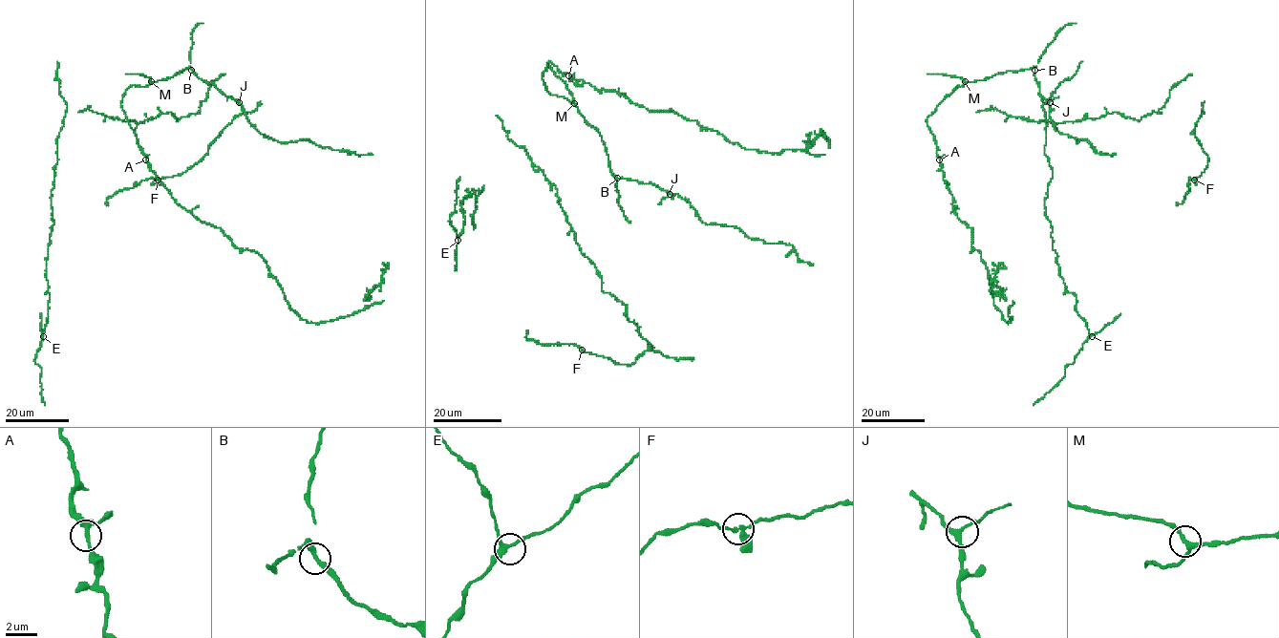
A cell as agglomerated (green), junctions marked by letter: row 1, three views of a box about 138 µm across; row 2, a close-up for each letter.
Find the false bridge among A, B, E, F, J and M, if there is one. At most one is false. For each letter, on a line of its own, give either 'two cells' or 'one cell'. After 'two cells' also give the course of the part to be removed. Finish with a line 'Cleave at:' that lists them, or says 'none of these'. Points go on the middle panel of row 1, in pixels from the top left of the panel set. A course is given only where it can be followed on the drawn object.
A: one cell
B: one cell
E: one cell
F: one cell
J: one cell
M: one cell
Cleave at: none of these

